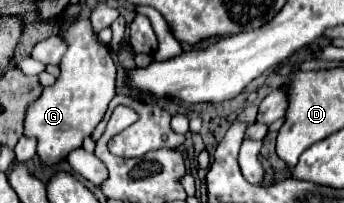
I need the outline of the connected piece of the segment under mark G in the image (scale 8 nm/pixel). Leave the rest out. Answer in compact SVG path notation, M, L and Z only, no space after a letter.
M76 18L60 32L68 50L60 60L60 76L54 86L44 88L40 98L32 102L24 120L24 134L38 138L38 156L44 164L56 164L66 158L70 150L80 148L84 136L92 134L102 120L108 102L116 90L116 66L108 48L98 40L92 30L90 18Z

